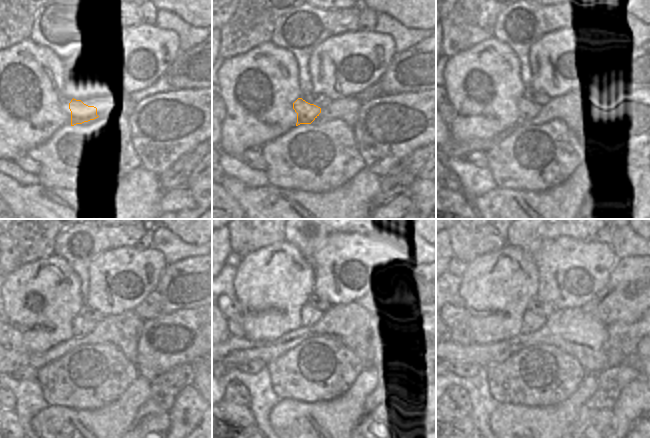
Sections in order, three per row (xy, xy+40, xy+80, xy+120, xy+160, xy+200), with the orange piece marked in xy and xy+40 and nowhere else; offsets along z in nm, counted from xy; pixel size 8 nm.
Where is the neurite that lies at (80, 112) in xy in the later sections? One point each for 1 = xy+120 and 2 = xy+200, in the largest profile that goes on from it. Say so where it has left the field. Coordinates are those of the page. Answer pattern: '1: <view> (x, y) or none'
1: xy+120 (81, 326)
2: xy+200 (534, 318)

